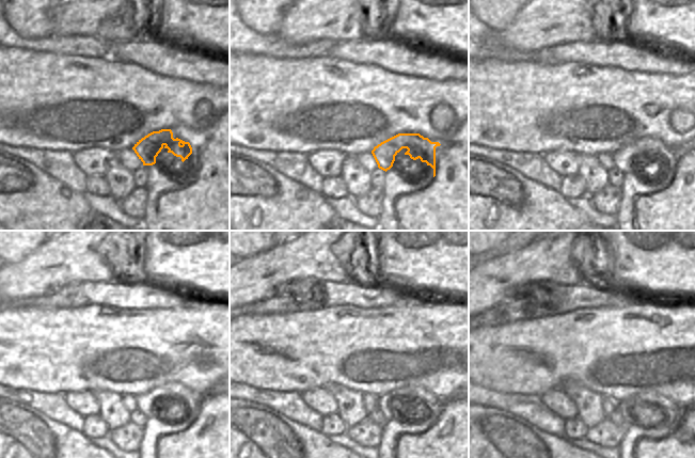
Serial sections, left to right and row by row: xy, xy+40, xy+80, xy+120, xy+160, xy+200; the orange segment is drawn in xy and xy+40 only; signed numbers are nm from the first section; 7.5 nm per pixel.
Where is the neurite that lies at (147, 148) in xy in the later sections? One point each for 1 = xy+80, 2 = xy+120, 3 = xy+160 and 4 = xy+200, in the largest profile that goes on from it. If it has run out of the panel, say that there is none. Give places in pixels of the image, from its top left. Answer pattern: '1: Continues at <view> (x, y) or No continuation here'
1: Continues at xy+80 (624, 158)
2: Continues at xy+120 (174, 394)
3: Continues at xy+160 (415, 399)
4: Continues at xy+200 (652, 404).

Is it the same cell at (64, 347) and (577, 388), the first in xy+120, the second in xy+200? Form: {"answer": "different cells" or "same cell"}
{"answer": "different cells"}

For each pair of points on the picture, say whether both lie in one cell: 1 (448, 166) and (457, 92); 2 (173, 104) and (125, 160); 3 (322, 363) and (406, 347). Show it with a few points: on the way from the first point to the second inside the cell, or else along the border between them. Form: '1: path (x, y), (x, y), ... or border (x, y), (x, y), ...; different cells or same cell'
1: border (457, 128), (448, 137), (430, 140); different cells
2: border (131, 147), (125, 147), (115, 154); different cells
3: path (343, 347), (385, 347); same cell

